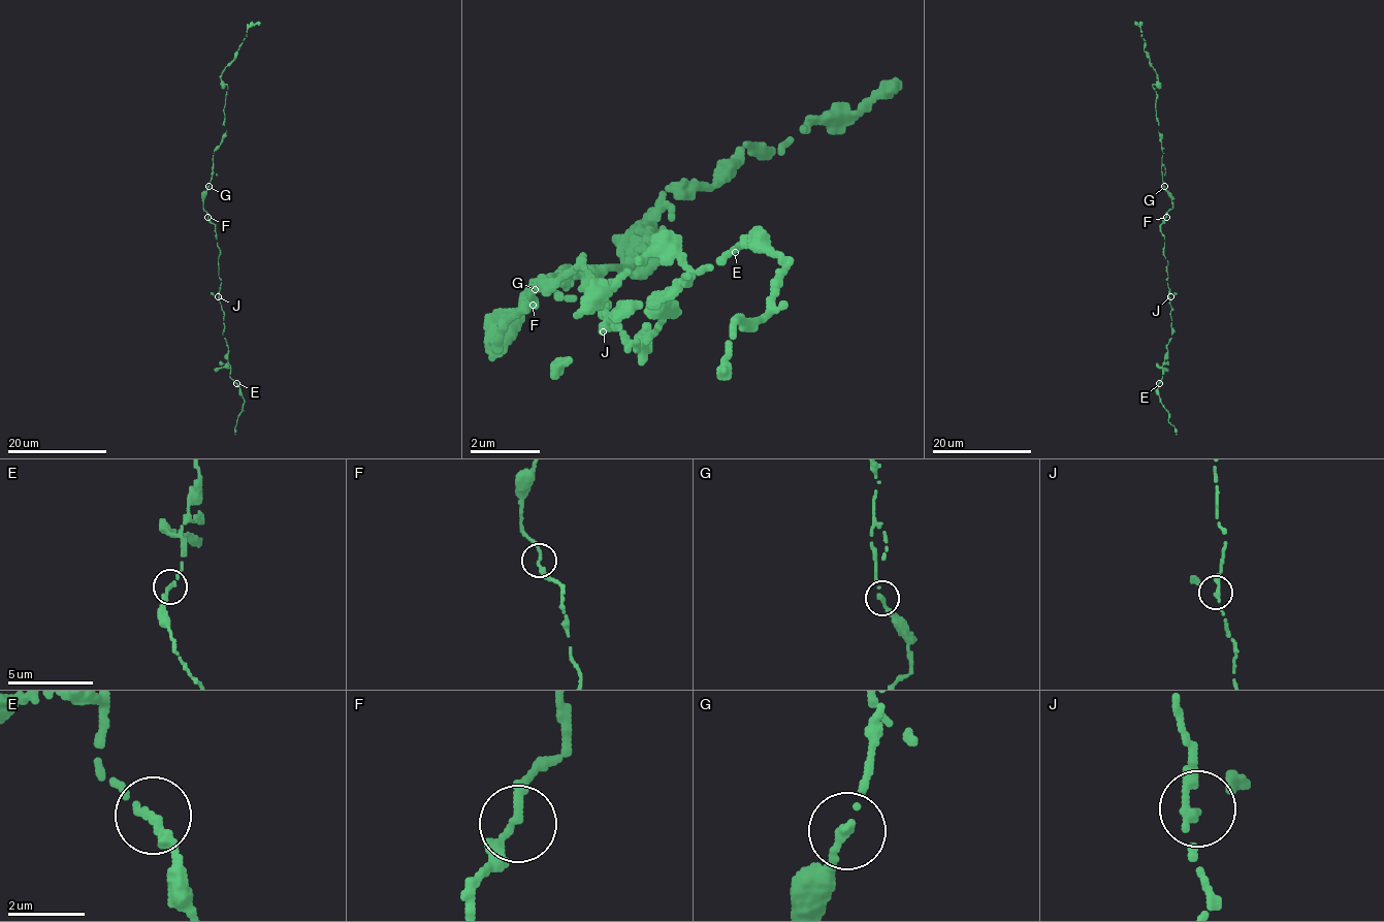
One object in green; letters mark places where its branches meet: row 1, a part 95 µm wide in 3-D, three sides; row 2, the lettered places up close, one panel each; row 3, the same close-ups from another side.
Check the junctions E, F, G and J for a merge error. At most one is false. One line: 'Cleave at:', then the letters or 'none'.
Cleave at: none

